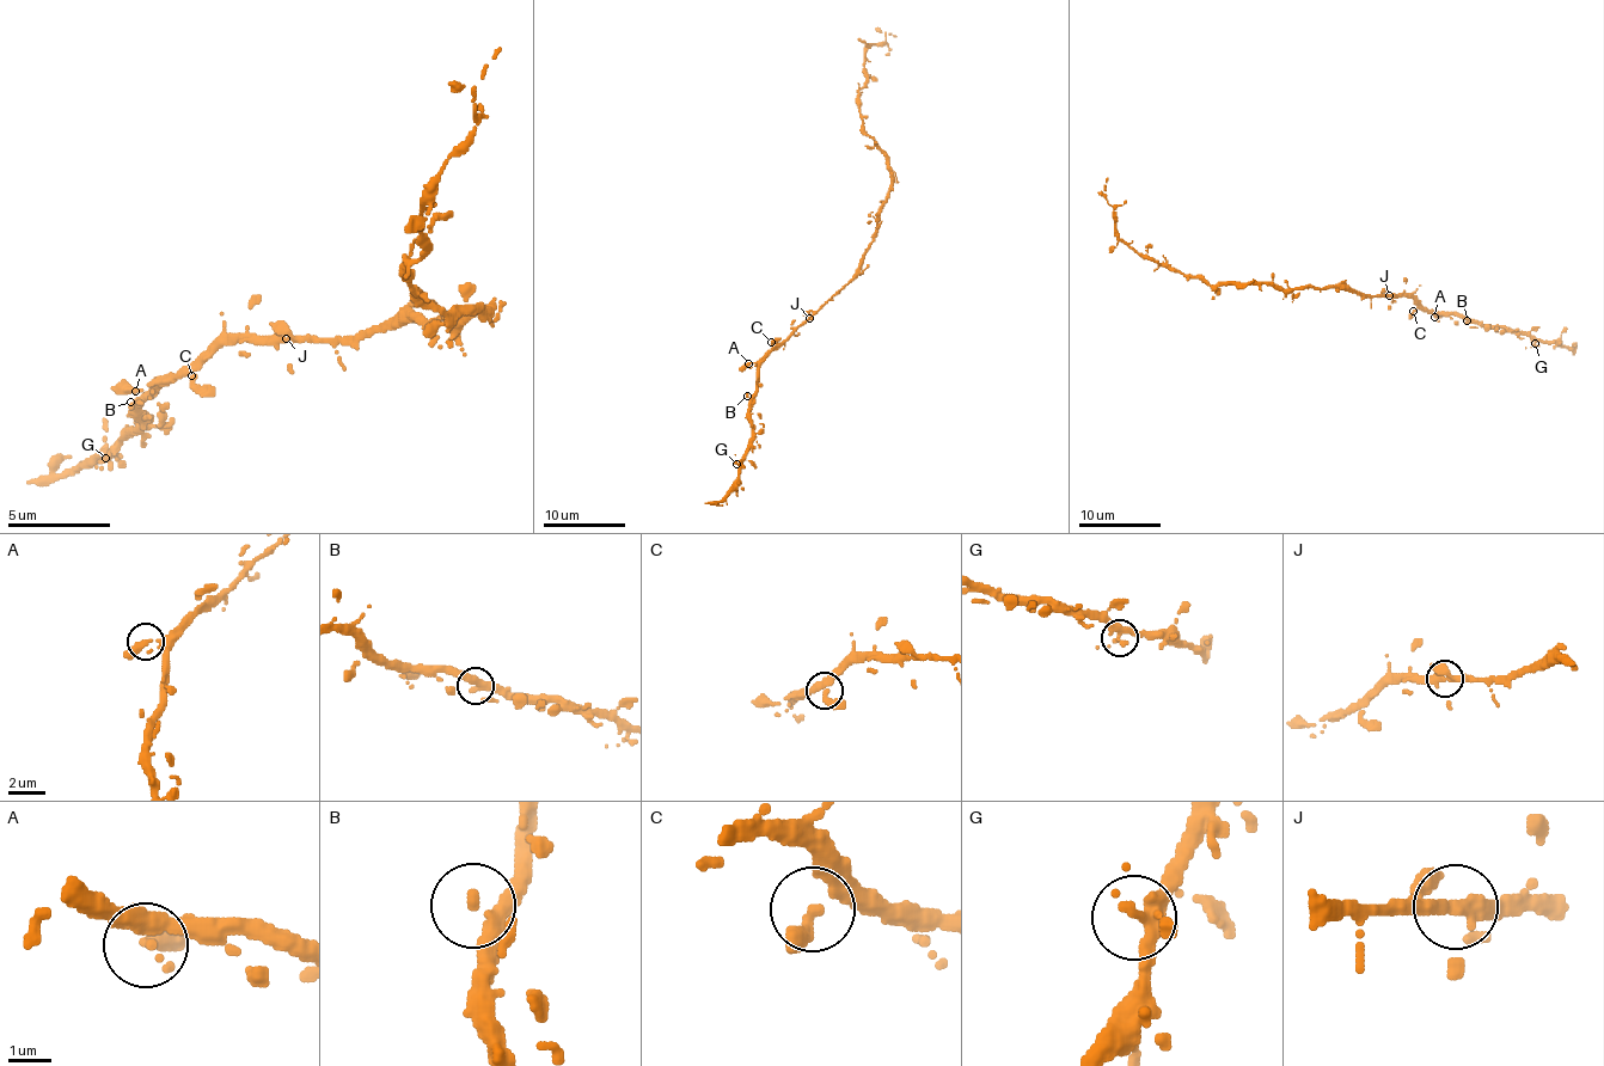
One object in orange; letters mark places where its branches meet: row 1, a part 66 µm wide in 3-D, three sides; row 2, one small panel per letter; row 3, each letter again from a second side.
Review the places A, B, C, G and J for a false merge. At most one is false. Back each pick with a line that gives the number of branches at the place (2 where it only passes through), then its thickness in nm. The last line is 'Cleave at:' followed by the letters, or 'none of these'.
Cleave at: none of these

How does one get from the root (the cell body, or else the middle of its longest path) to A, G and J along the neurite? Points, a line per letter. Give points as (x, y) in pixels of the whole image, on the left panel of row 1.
A: (411, 319), (386, 319), (335, 341), (227, 341), (187, 371), (135, 391)
G: (411, 319), (386, 319), (335, 341), (218, 341), (182, 375), (166, 375), (141, 402), (141, 422), (105, 458)
J: (411, 319), (386, 319), (335, 341), (283, 341)

